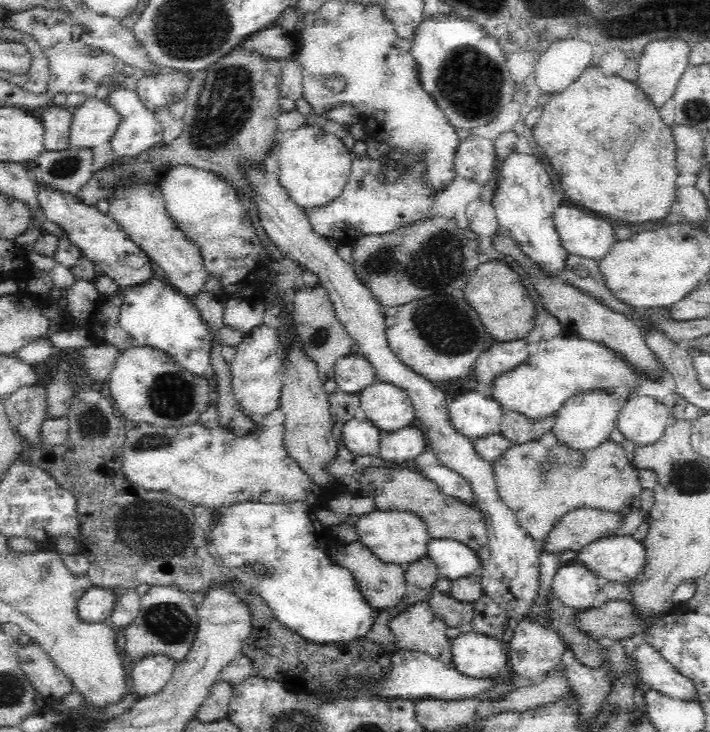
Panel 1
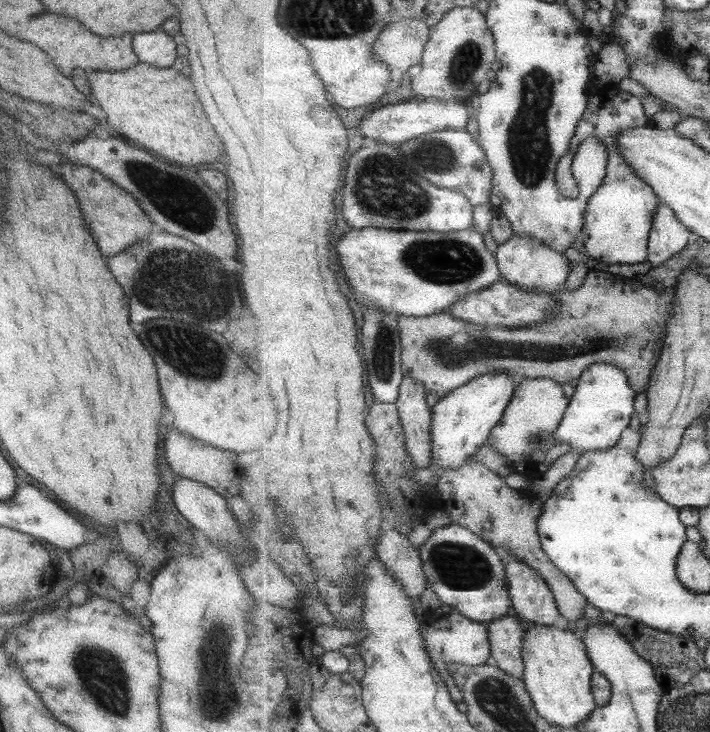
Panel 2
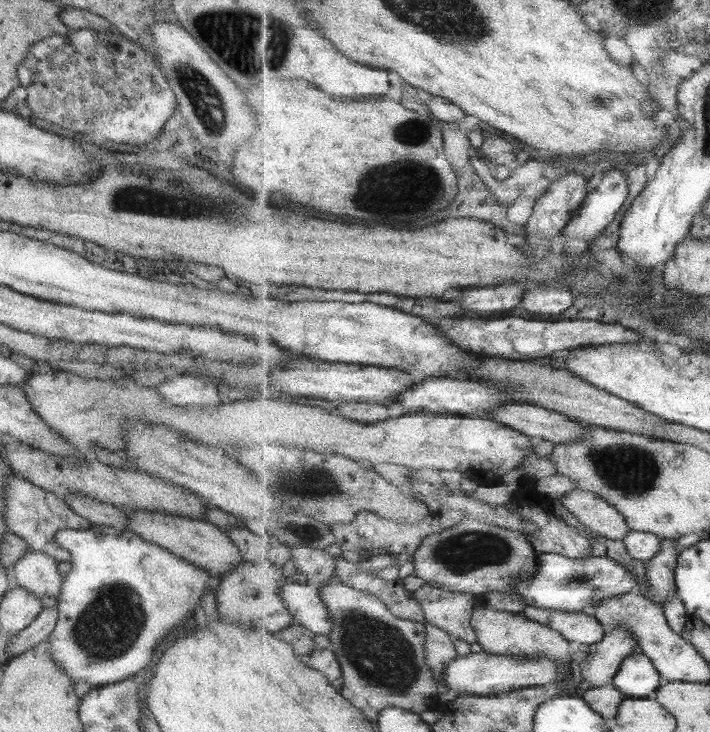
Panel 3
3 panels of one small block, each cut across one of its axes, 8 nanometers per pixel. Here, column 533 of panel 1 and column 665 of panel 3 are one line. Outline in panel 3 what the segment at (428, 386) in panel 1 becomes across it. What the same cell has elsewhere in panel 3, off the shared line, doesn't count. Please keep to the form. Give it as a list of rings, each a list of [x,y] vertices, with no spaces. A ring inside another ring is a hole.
[[[663,539],[661,551],[653,559],[644,562],[647,580],[651,584],[651,594],[655,601],[660,601],[663,606],[674,596],[676,586],[675,568],[678,556],[681,554],[677,539]]]

